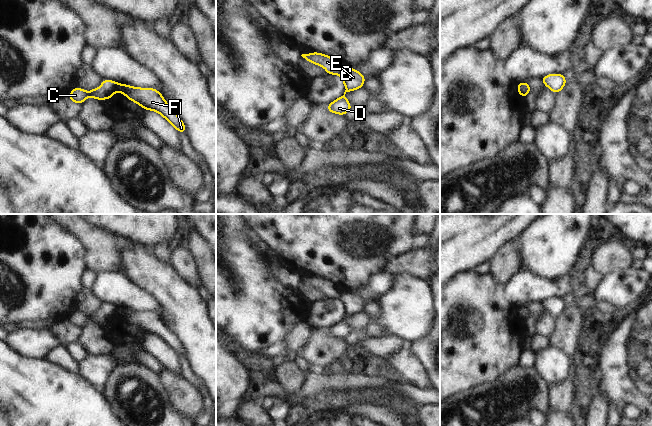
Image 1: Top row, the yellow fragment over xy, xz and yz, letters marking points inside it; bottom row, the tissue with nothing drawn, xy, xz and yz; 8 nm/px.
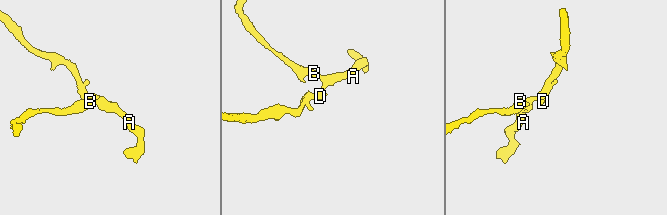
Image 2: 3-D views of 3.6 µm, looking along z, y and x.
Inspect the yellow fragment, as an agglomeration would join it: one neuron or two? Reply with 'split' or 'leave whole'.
split

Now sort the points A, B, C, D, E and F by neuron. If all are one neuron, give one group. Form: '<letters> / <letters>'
A D E F / B C

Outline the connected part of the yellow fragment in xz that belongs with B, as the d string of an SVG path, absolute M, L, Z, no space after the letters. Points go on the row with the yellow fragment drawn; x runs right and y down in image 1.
M313 52L311 54L302 54L301 55L306 61L312 62L318 66L323 66L326 69L326 73L334 75L340 74L342 66L337 63L333 58Z

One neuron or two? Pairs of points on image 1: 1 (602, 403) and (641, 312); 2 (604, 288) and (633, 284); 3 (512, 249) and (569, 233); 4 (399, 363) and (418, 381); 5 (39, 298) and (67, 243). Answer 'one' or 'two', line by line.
1: two
2: one
3: two
4: one
5: one

